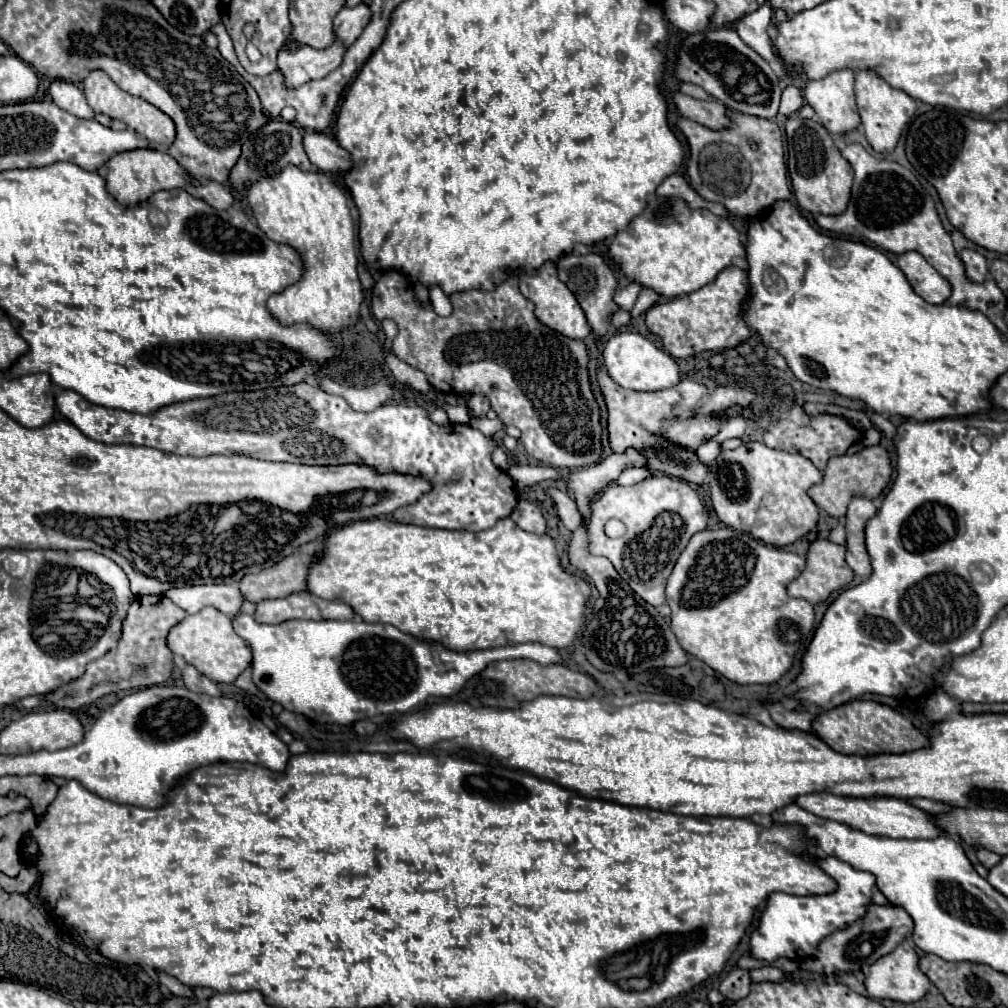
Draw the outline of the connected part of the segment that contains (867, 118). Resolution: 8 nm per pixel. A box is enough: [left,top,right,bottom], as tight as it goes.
[854,70,916,154]

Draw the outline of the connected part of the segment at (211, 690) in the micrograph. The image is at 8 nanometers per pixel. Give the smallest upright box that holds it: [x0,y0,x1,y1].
[182,666,222,696]

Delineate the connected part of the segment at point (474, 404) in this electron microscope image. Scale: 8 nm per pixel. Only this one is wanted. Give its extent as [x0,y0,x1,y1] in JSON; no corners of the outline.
[468,394,490,416]

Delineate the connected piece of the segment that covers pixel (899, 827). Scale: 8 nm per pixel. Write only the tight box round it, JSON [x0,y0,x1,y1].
[794,792,942,838]

